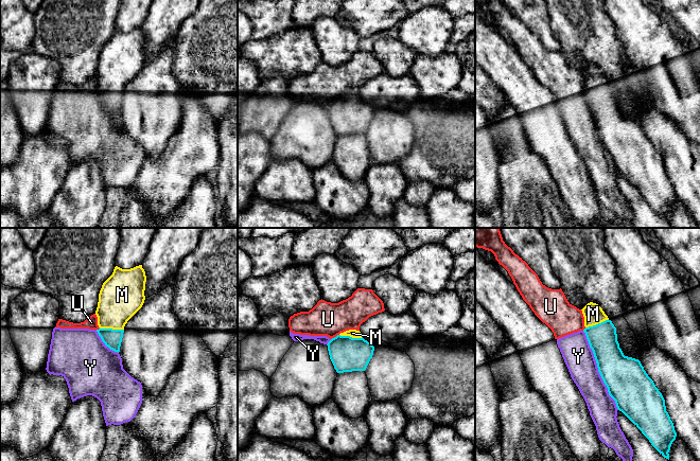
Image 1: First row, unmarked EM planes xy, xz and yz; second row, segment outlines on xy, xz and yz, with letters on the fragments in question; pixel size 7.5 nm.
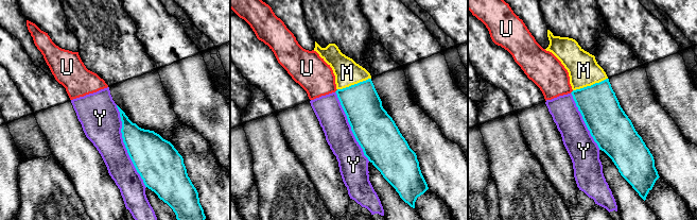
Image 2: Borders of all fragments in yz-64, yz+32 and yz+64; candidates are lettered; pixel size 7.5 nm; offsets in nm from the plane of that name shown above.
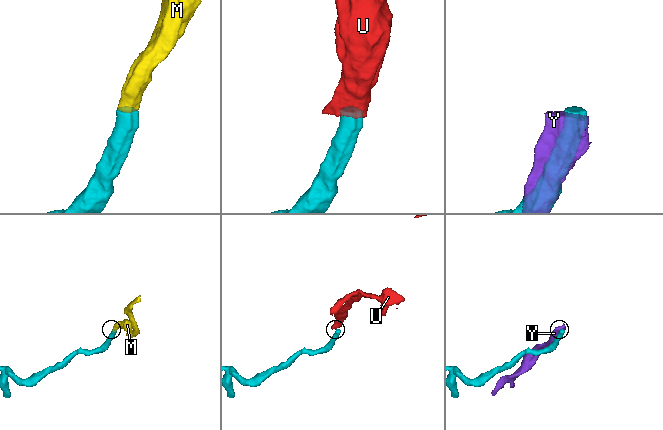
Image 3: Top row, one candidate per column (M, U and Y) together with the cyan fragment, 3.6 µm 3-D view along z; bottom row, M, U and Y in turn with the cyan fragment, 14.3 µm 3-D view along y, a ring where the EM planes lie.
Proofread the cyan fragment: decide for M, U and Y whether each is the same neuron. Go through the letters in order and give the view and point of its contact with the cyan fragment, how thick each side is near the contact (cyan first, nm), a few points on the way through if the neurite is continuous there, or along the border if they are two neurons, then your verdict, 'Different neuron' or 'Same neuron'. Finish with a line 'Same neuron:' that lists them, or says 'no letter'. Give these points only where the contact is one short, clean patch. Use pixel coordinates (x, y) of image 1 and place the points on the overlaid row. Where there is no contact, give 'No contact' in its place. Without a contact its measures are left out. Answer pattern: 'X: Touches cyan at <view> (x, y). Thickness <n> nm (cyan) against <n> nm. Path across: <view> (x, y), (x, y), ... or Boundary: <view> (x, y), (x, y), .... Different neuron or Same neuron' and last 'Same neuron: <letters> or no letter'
M: Touches cyan at xy (111, 329). Thickness 140 nm (cyan) against 320 nm. Path across: xy (112, 338), (111, 329), (112, 312), (120, 298). Same neuron
U: Touches cyan at xz (334, 337). Thickness 260 nm (cyan) against 260 nm. Boundary: xz (338, 334), (331, 339). Different neuron
Y: Touches cyan at yz (598, 370). Thickness 320 nm (cyan) against 220 nm. Different neuron
Same neuron: M

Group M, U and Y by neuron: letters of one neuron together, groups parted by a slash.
M / U Y

